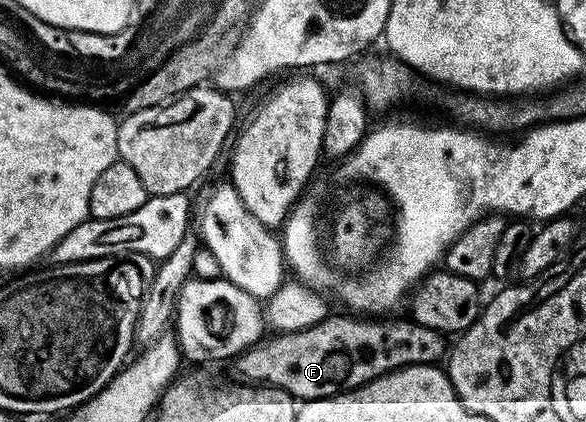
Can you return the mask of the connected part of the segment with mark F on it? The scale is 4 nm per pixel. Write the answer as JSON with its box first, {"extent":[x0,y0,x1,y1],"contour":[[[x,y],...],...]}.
{"extent":[230,314,445,402],"contour":[[[352,314],[343,315],[329,315],[327,319],[300,332],[273,335],[272,341],[264,338],[244,352],[238,353],[230,364],[233,374],[240,379],[237,381],[247,382],[252,386],[280,388],[300,402],[325,400],[327,396],[339,396],[352,391],[353,388],[360,388],[371,380],[386,376],[398,368],[408,368],[411,364],[435,365],[439,361],[436,359],[440,355],[441,357],[445,355],[445,337],[411,319],[405,318],[405,320],[396,320],[393,324],[387,324],[389,321],[384,318],[357,318]]]}

